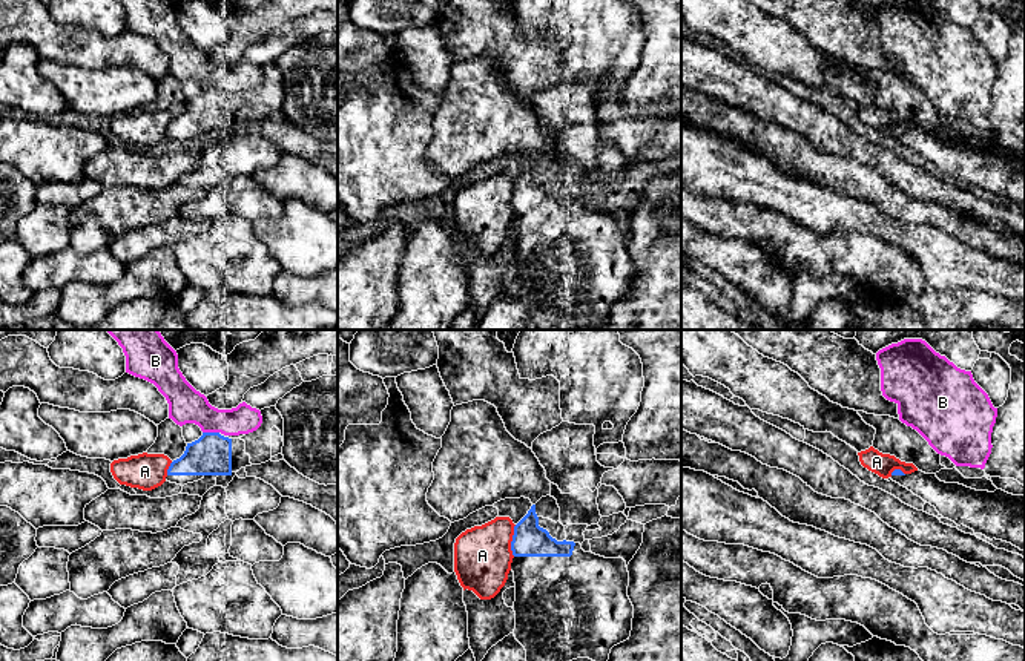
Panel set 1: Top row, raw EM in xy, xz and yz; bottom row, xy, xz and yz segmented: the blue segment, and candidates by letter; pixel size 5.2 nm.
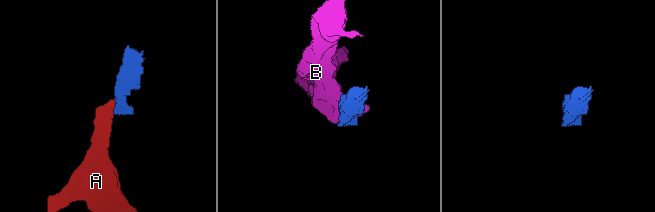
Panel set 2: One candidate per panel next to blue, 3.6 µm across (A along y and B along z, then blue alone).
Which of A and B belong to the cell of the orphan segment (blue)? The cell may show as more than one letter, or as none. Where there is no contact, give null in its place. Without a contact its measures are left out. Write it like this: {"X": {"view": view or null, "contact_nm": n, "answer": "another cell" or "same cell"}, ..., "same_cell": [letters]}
{"A": {"view": "xz", "contact_nm": 170, "answer": "another cell"}, "B": {"view": "xy", "contact_nm": 90, "answer": "another cell"}, "same_cell": []}

